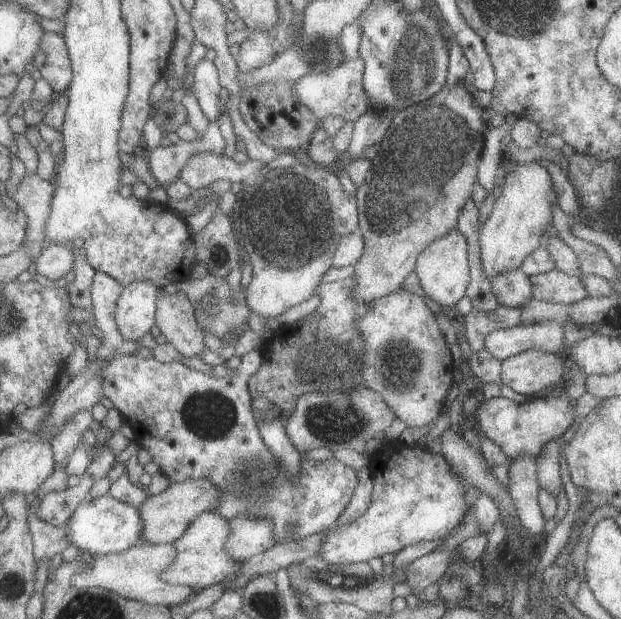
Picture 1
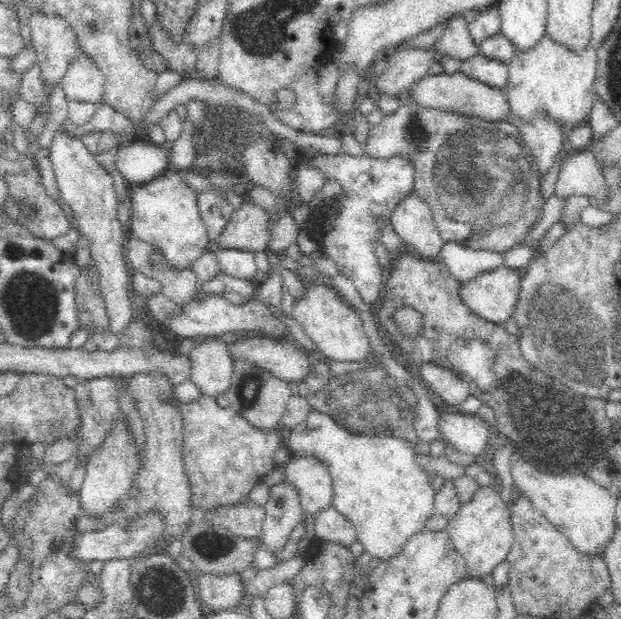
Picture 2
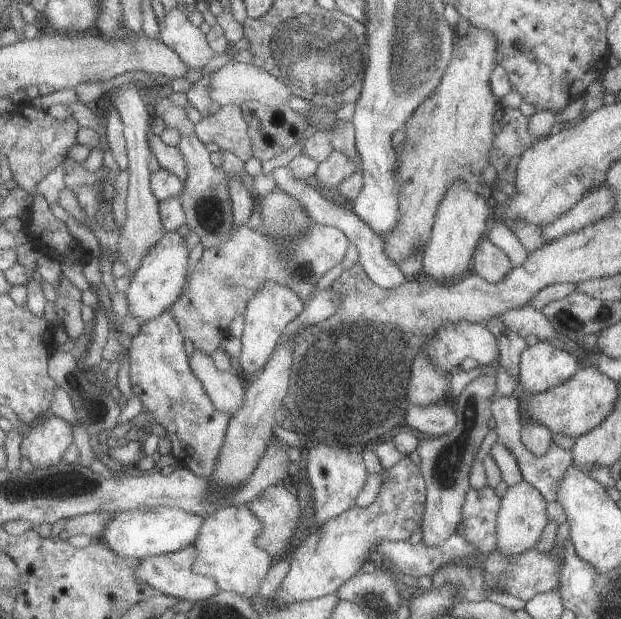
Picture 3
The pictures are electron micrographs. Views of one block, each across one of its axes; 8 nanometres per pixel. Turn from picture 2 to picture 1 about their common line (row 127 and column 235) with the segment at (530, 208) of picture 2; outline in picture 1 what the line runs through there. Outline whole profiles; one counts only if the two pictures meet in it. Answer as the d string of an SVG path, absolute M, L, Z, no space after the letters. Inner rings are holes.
M253 349L242 357L242 363L240 367L236 368L236 374L234 376L212 377L210 374L198 371L197 369L186 366L184 362L160 362L159 358L140 358L136 355L117 355L104 369L103 376L105 377L105 394L106 397L111 399L115 404L115 407L121 412L125 422L128 423L136 432L136 441L142 440L142 431L147 430L158 439L158 444L154 448L160 448L160 450L152 450L154 454L154 460L164 468L164 473L171 479L172 483L184 483L191 479L210 478L223 490L223 502L221 506L216 510L223 514L223 516L232 520L237 515L247 515L250 517L269 517L273 521L273 536L276 543L282 543L284 541L295 541L299 539L307 538L315 533L324 533L330 528L335 526L335 523L339 520L339 517L345 512L348 507L355 489L358 487L358 476L356 470L351 468L346 463L343 463L336 458L332 457L327 460L316 462L314 460L304 460L301 463L301 472L298 479L290 479L282 470L280 464L274 459L272 453L269 452L268 446L264 442L264 438L261 437L261 430L256 420L256 413L253 413L251 409L252 394L249 392L249 380L253 375L259 371L264 364L263 352L260 349Z

